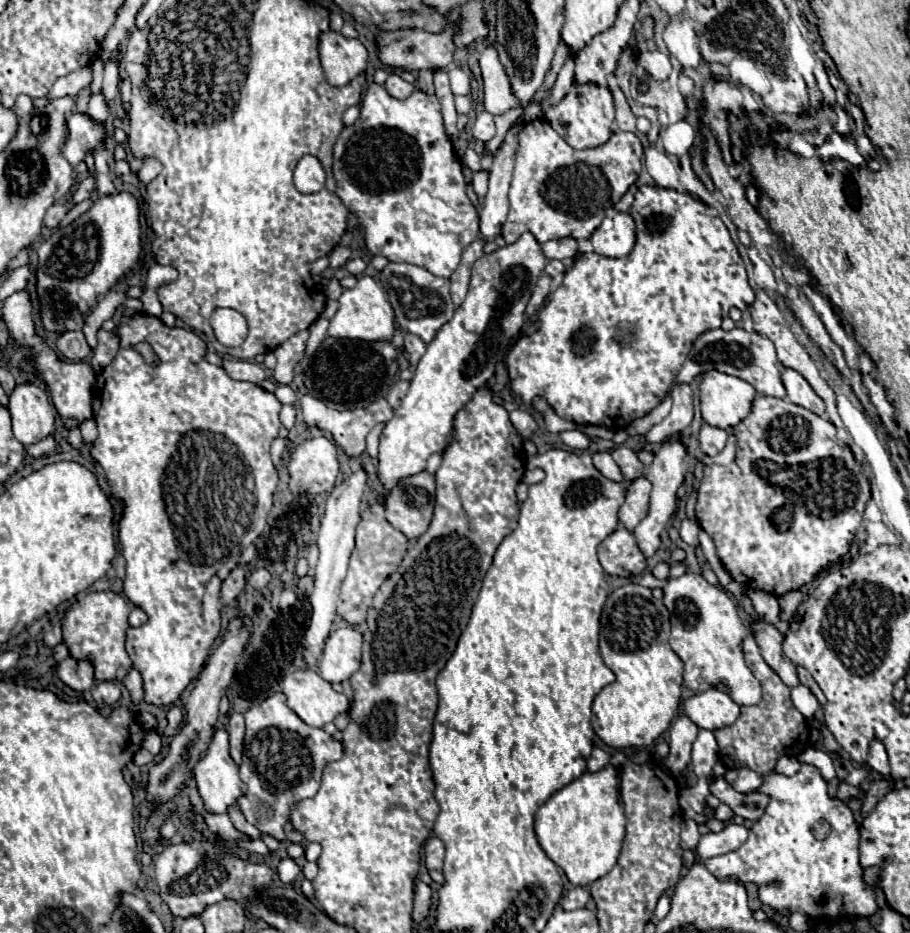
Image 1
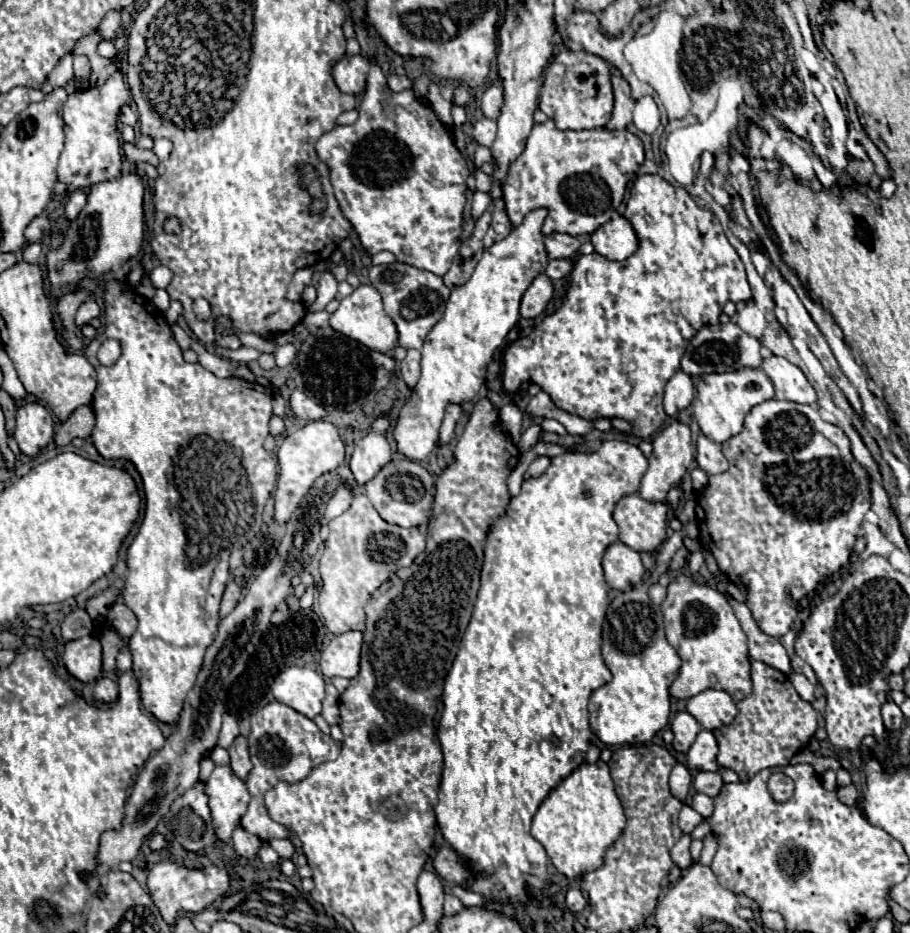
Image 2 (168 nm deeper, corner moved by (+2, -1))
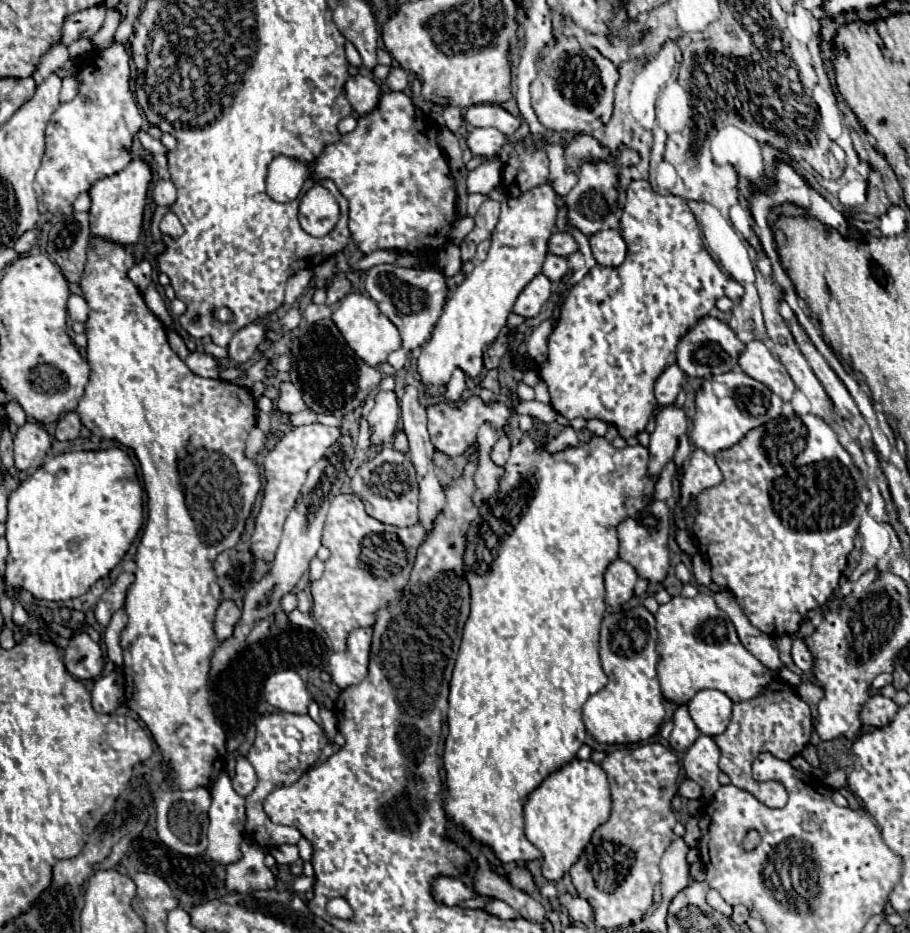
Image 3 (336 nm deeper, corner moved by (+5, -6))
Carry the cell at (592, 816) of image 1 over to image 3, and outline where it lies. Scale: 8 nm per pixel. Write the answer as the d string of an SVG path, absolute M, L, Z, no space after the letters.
M574 758L562 768L554 770L544 778L544 782L532 790L524 804L524 826L526 838L542 852L542 876L550 882L560 880L584 852L584 846L590 842L592 832L610 810L610 790L604 770L592 760Z

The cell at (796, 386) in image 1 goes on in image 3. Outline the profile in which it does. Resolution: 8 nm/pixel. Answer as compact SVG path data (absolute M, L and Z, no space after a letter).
M752 340L744 346L744 350L740 352L738 364L748 376L766 384L784 402L788 402L792 398L796 384L792 382L790 374L782 366L782 362L774 360L770 350L760 340Z

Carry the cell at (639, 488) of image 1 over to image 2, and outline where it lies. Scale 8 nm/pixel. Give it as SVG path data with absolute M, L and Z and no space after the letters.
M639 493L623 497L613 511L619 525L619 539L635 551L655 551L665 539L667 507L657 507L639 497Z

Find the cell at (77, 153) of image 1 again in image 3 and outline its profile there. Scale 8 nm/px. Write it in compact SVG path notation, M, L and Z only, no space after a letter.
M112 40L104 50L96 50L86 60L76 60L76 64L68 70L68 74L78 82L78 94L58 106L46 126L46 150L42 154L42 164L36 172L34 190L38 200L46 206L54 216L72 216L72 204L80 192L88 192L92 184L104 176L112 176L126 168L132 160L130 148L134 136L142 128L142 114L138 104L130 92L130 54L124 44Z

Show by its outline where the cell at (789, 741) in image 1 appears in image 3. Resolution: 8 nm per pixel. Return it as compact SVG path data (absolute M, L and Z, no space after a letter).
M776 678L770 684L776 684L776 686L766 688L760 696L756 696L748 702L734 704L734 714L732 714L730 726L726 728L726 732L722 732L720 736L714 738L714 742L722 750L720 770L724 774L728 774L732 784L742 790L750 790L750 786L754 784L750 766L752 766L756 754L768 750L770 754L776 754L776 758L780 758L780 760L790 760L806 748L806 744L810 742L810 736L812 736L812 716L810 716L808 704L800 696L796 696L794 688L790 684L786 684L782 678Z

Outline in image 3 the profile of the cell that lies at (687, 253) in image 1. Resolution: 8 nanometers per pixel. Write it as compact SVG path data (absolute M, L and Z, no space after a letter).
M644 180L628 186L628 200L620 218L620 234L628 246L626 260L616 268L594 266L582 282L566 296L562 314L548 338L548 360L538 368L540 378L548 384L552 408L564 418L598 418L614 424L622 438L642 432L658 406L654 382L664 366L676 360L678 340L714 308L720 296L738 300L744 294L742 284L724 274L702 242L696 218L686 200L672 194L662 196Z

